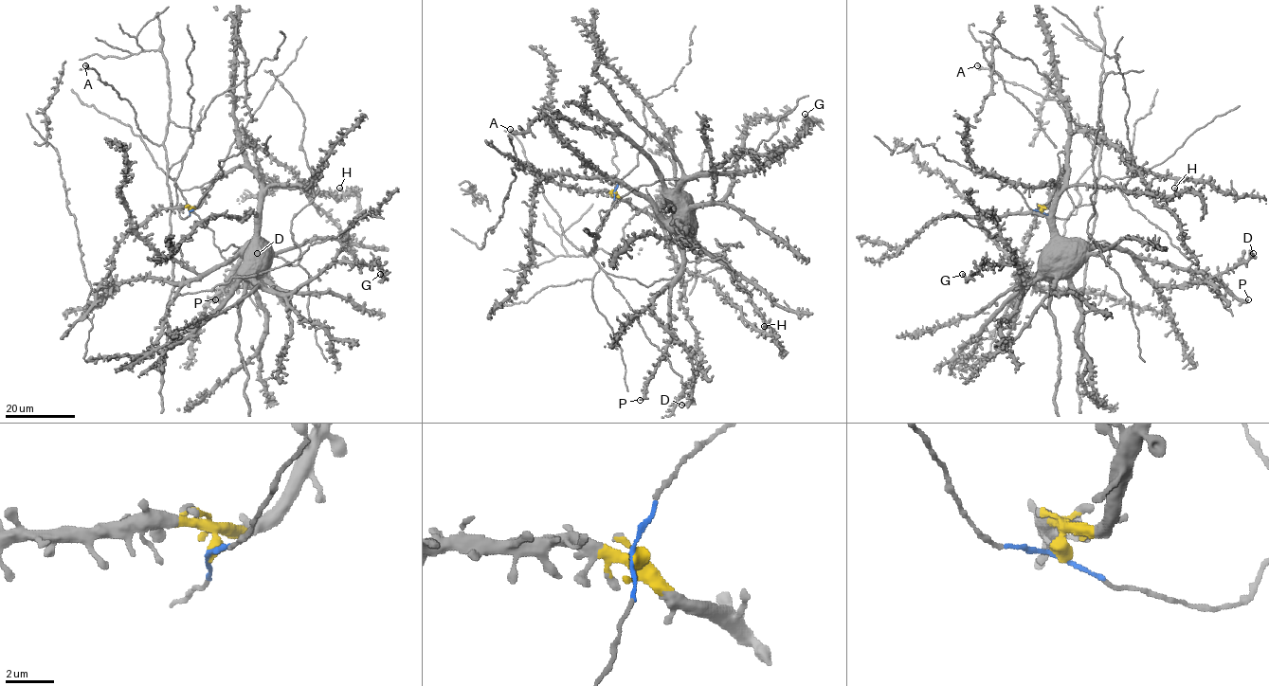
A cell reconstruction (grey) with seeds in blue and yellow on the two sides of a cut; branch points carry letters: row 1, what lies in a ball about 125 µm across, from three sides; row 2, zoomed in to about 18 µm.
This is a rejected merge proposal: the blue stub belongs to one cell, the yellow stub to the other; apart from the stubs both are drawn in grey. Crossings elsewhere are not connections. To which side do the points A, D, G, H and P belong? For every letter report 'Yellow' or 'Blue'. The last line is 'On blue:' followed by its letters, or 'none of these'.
A: Blue
D: Yellow
G: Yellow
H: Yellow
P: Yellow
On blue: A

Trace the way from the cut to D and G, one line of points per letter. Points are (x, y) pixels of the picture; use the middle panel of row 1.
D: (615, 192), (659, 217), (682, 217), (684, 205), (682, 268), (653, 307), (692, 365), (692, 400), (681, 405)
G: (615, 192), (643, 211), (681, 218), (682, 184), (773, 162), (806, 130), (805, 114)

